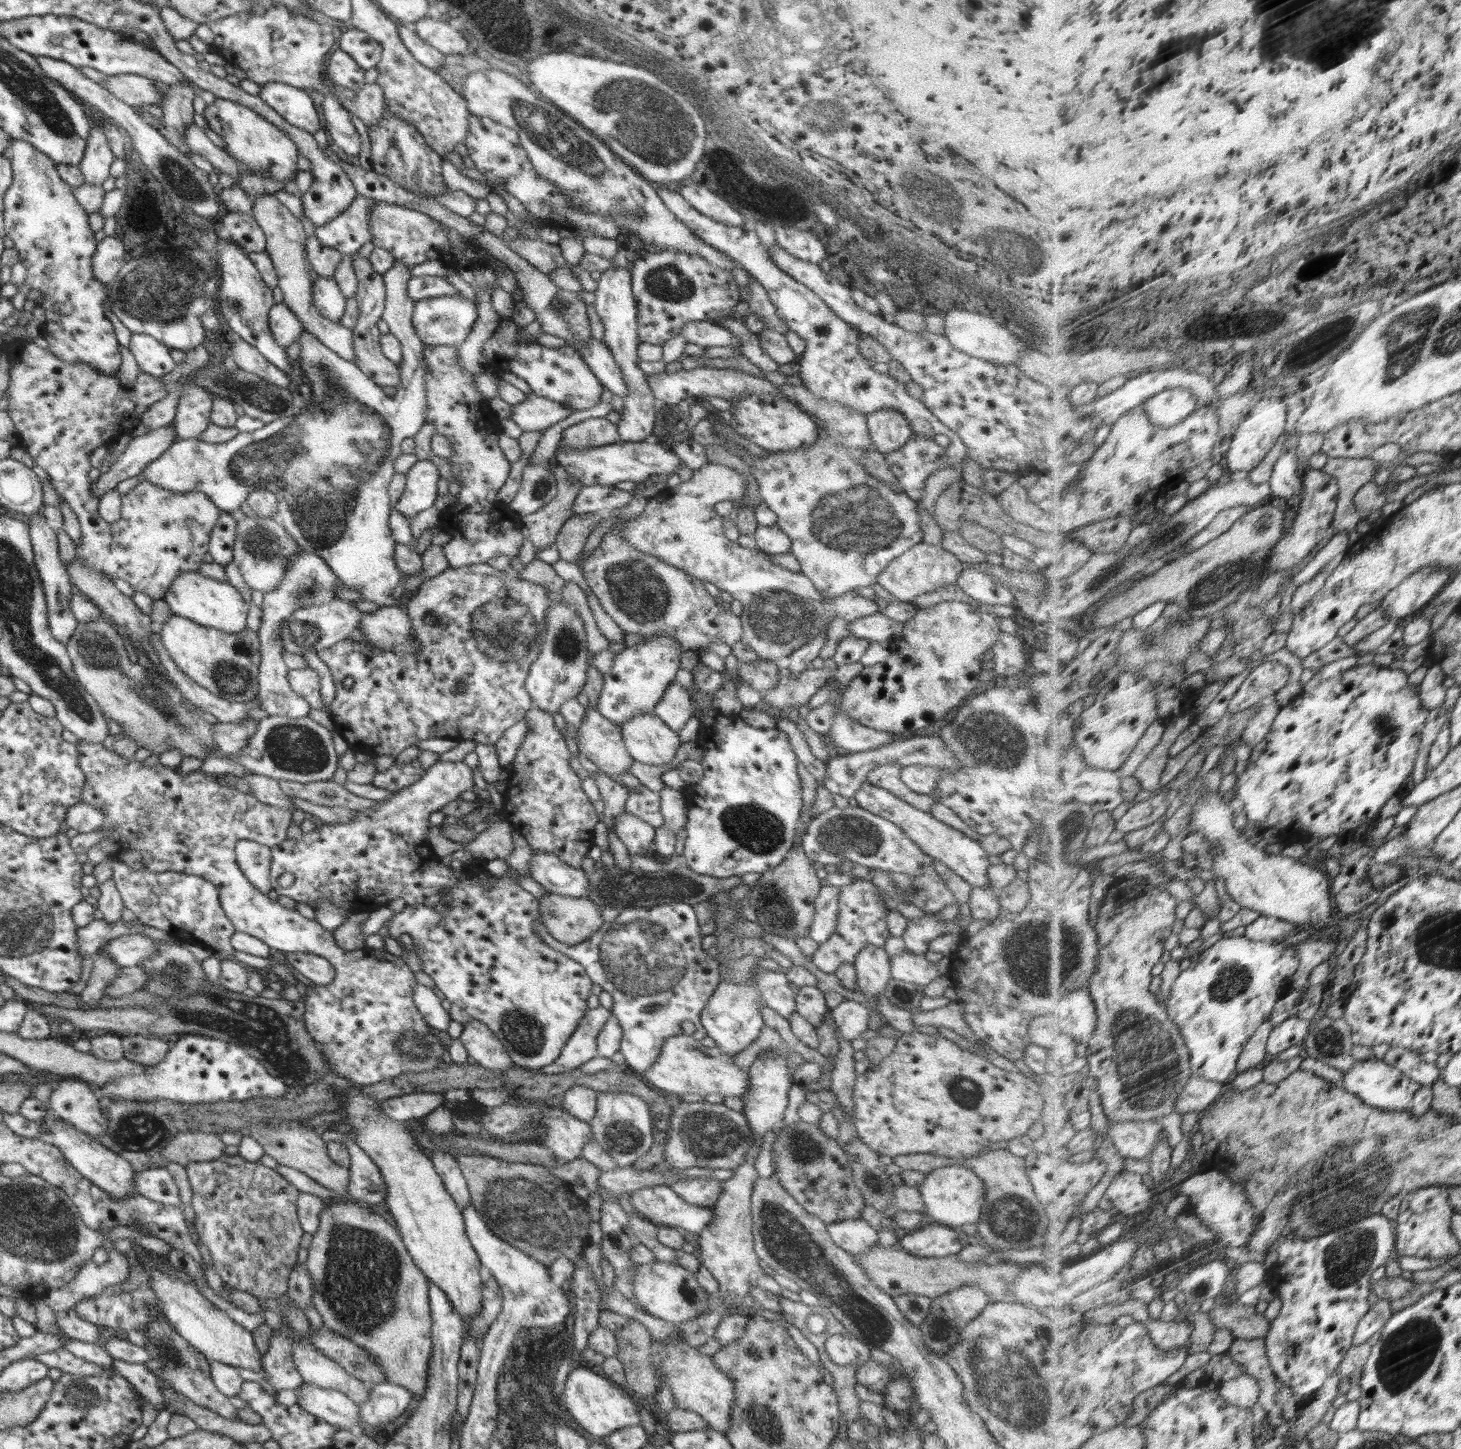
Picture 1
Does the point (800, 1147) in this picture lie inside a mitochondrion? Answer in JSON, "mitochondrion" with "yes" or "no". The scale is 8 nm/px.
{"mitochondrion":"yes"}

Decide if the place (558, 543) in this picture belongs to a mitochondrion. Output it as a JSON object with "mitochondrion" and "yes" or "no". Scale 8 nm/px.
{"mitochondrion":"no"}

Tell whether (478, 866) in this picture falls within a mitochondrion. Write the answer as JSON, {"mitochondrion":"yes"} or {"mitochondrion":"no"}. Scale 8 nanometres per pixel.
{"mitochondrion":"no"}

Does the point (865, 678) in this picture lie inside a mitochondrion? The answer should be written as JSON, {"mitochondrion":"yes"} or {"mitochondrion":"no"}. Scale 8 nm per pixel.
{"mitochondrion":"no"}

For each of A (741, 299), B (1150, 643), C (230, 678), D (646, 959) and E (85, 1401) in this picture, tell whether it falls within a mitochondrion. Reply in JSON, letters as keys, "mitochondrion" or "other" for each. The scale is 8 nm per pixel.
{"A":"other","B":"mitochondrion","C":"mitochondrion","D":"mitochondrion","E":"mitochondrion"}

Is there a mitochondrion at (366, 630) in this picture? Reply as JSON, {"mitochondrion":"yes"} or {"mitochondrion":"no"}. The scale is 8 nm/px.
{"mitochondrion":"no"}

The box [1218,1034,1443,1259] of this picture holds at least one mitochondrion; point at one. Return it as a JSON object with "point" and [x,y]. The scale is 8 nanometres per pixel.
{"point":[1324,1207]}

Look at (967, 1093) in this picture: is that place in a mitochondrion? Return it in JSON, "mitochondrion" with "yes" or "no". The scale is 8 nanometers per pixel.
{"mitochondrion":"yes"}

